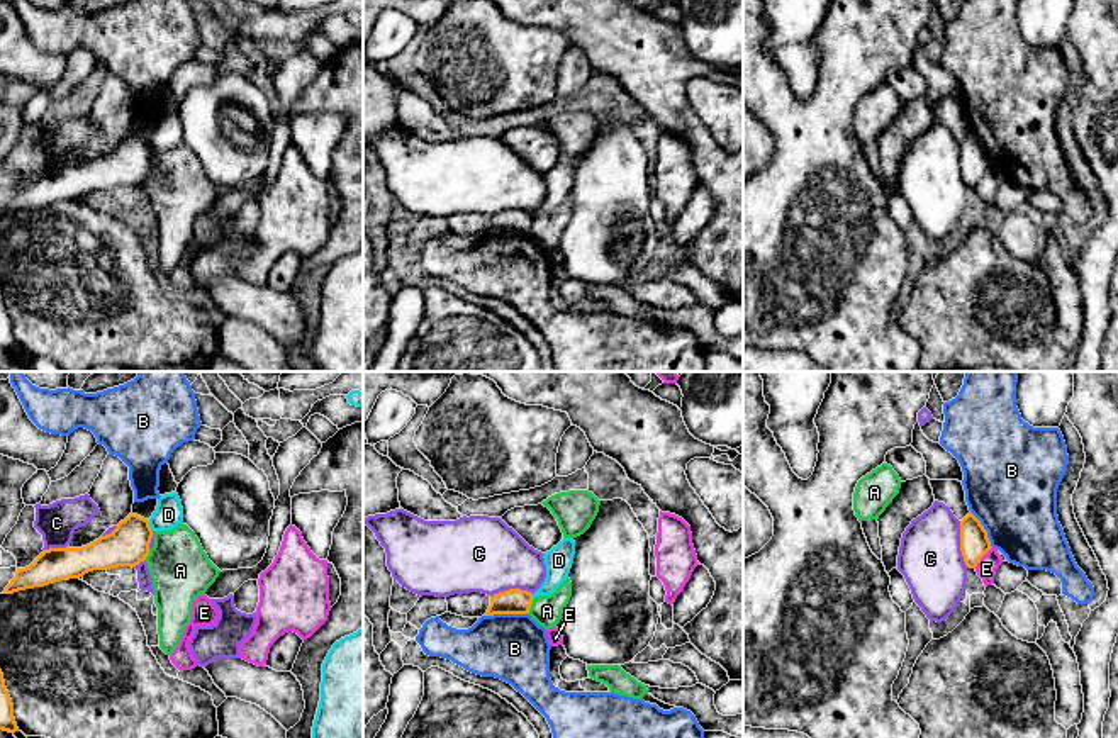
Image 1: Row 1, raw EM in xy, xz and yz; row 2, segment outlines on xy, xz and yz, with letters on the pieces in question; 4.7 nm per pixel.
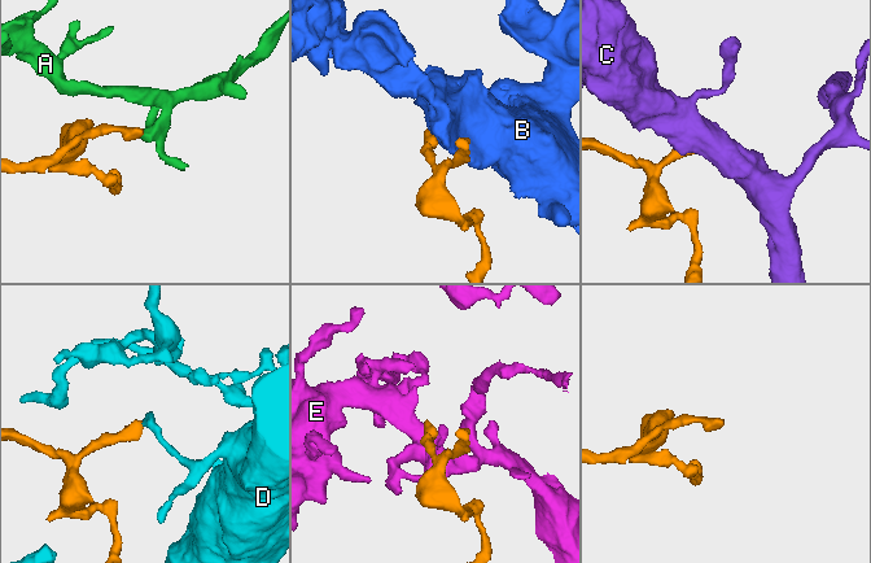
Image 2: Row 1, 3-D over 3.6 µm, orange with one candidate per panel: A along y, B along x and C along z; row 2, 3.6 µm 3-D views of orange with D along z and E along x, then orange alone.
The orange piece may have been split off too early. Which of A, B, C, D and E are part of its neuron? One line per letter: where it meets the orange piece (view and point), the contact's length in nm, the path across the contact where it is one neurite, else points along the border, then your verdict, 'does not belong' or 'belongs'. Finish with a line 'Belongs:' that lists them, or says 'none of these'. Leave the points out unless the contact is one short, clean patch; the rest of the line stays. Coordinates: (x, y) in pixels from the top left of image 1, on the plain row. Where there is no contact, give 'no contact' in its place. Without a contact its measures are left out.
A: meets orange in xz at (530, 226); contact 80 nm long; border along xz (533, 219), (526, 233); does not belong
B: meets orange in xz at (504, 233); contact 200 nm long; border along xz (526, 233), (494, 233), (484, 236); does not belong
C: meets orange in yz at (961, 165); contact 220 nm long; does not belong
D: meets orange in xy at (150, 146); contact 50 nm long; border along xy (148, 141), (153, 150); does not belong
E: meets orange in yz at (983, 175); contact 130 nm long; does not belong
Belongs: none of these

